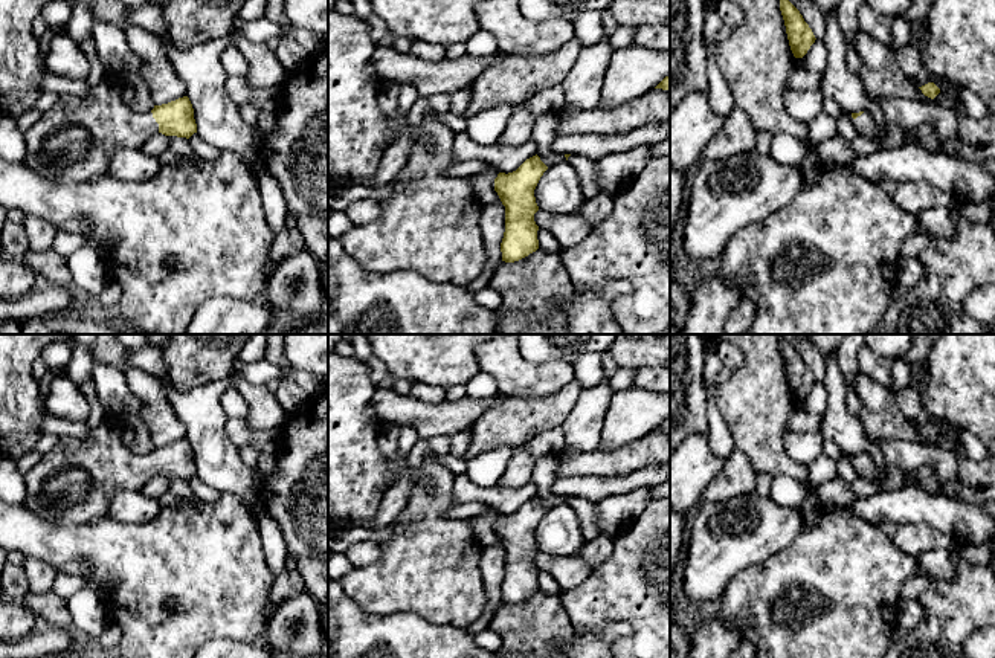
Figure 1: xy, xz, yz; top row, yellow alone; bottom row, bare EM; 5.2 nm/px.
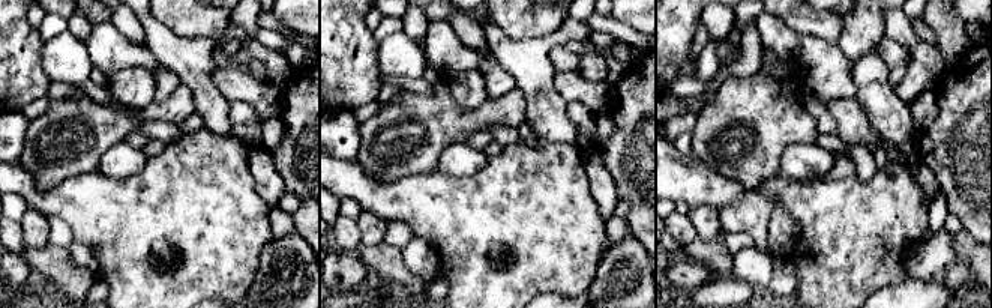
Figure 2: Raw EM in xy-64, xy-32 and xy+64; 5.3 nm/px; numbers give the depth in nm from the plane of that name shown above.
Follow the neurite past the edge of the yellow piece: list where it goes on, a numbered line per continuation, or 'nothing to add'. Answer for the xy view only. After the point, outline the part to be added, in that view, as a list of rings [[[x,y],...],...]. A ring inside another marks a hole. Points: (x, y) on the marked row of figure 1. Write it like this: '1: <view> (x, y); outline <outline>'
1: xy (74, 141); outline [[[107,76],[85,96],[60,95],[55,105],[24,133],[26,157],[37,174],[60,183],[87,182],[108,176],[111,157],[122,148],[140,148],[159,124],[153,113],[136,113],[122,99],[124,76]]]

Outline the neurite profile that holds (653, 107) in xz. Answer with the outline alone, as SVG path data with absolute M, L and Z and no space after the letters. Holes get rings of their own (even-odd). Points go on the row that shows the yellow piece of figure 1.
M652 89L624 105L612 110L578 110L574 115L557 115L559 136L597 134L610 137L626 134L646 125L670 121L670 92Z

